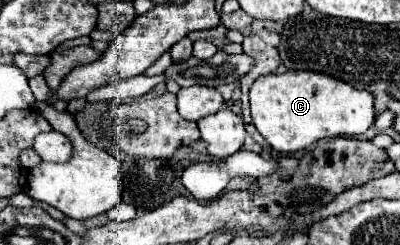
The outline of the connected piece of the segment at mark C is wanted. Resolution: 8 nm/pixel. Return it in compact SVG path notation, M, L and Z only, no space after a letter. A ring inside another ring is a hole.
M284 72L284 74L268 74L260 76L250 90L250 110L256 130L266 138L266 142L278 152L298 152L306 146L334 136L360 136L374 124L374 96L368 92L358 92L340 80L328 78L318 72Z

